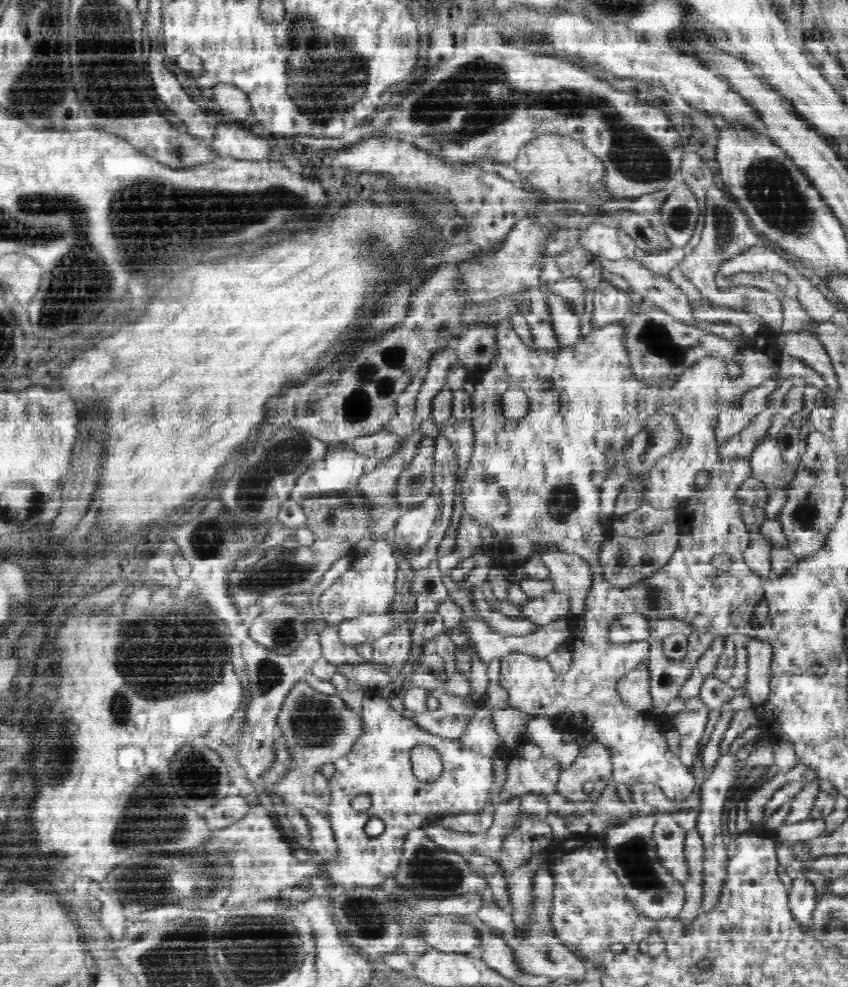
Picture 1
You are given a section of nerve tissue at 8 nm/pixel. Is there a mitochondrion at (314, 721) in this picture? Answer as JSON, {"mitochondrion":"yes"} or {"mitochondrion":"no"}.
{"mitochondrion":"yes"}

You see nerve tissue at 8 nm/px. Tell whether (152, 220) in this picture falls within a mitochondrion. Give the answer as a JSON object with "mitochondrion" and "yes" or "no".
{"mitochondrion":"yes"}

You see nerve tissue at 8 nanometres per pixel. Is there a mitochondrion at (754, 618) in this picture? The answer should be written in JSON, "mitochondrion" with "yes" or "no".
{"mitochondrion":"yes"}

